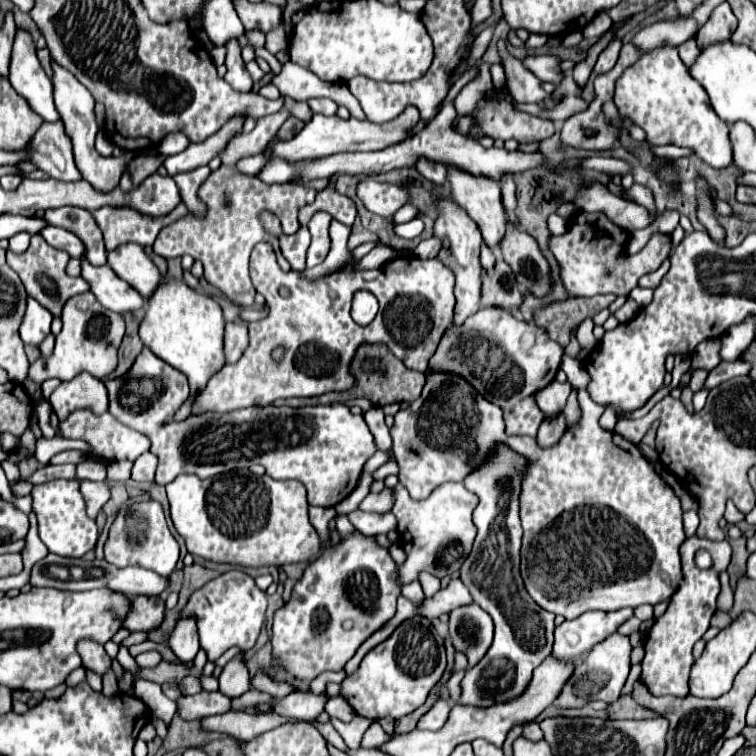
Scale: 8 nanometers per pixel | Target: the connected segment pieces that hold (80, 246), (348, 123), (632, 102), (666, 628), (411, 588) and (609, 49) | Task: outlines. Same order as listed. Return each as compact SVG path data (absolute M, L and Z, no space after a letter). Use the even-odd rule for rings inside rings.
M44 226L44 230L40 232L40 236L52 244L54 248L66 250L72 258L84 258L84 242L80 242L80 238L76 238L70 230L64 230L60 226Z
M408 106L404 114L400 114L396 120L388 124L372 124L372 122L360 122L356 118L342 120L338 116L322 116L314 114L314 118L292 138L292 140L282 140L282 138L272 138L268 144L270 156L266 152L254 154L254 156L244 156L236 162L236 168L242 174L248 176L258 176L260 168L264 168L270 160L274 158L284 158L286 162L300 162L300 160L312 160L312 158L324 158L330 154L340 154L340 152L358 152L358 150L382 150L386 146L392 146L396 142L402 142L406 138L406 132L418 122L418 110L414 106Z
M676 46L654 48L634 66L624 70L624 74L616 80L614 104L622 116L628 116L646 132L650 144L690 148L712 168L728 168L734 162L728 138L730 128L712 110L706 90L690 76L678 58Z
M686 538L684 544L680 546L680 556L682 556L682 584L670 598L668 610L654 620L652 630L646 634L644 650L646 656L642 660L642 684L650 690L654 696L686 696L688 694L688 678L690 670L694 666L694 654L692 648L694 644L704 636L704 632L710 628L710 620L716 612L716 598L720 592L720 582L718 582L718 572L724 570L732 558L732 548L728 540L722 542L708 542L706 538ZM696 550L707 550L714 558L714 568L710 570L700 570L694 562Z
M412 582L412 584L404 586L402 596L404 596L404 598L408 598L408 600L410 600L414 606L422 606L422 602L426 600L426 596L424 596L424 592L422 592L420 582Z
M618 38L612 40L612 42L606 46L606 50L598 56L598 62L596 62L596 66L594 66L594 74L596 74L596 76L606 74L608 70L612 70L612 66L616 64L616 58L618 58L618 54L620 54L620 48L622 48L622 42L620 42Z

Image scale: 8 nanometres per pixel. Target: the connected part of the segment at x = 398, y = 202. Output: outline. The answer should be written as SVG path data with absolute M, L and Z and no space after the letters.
M364 178L356 186L360 202L372 212L382 217L390 217L408 202L408 188L402 184L384 184L372 178Z

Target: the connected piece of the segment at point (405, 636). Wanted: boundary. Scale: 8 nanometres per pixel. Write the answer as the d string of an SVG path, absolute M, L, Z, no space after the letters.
M416 614L402 622L394 634L368 652L360 668L342 682L340 694L348 698L356 714L364 718L402 718L420 708L432 686L442 678L446 670L446 650L438 634L434 634L428 618Z

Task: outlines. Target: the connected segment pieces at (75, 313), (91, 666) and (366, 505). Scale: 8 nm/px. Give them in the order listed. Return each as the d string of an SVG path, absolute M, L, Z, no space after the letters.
M92 292L78 294L70 298L62 310L62 332L56 336L56 348L54 354L48 358L48 362L42 364L42 360L34 362L30 366L30 378L34 378L38 384L42 384L49 376L60 380L72 380L82 372L88 372L96 380L104 380L108 374L112 374L118 366L118 348L124 338L124 318L116 312L104 310L96 298L92 298Z
M82 640L78 646L78 652L82 656L82 666L86 670L92 670L96 674L106 674L112 670L112 658L106 654L104 646L92 642L92 640Z
M386 488L380 494L368 494L358 508L364 512L388 512L392 508L392 490Z

